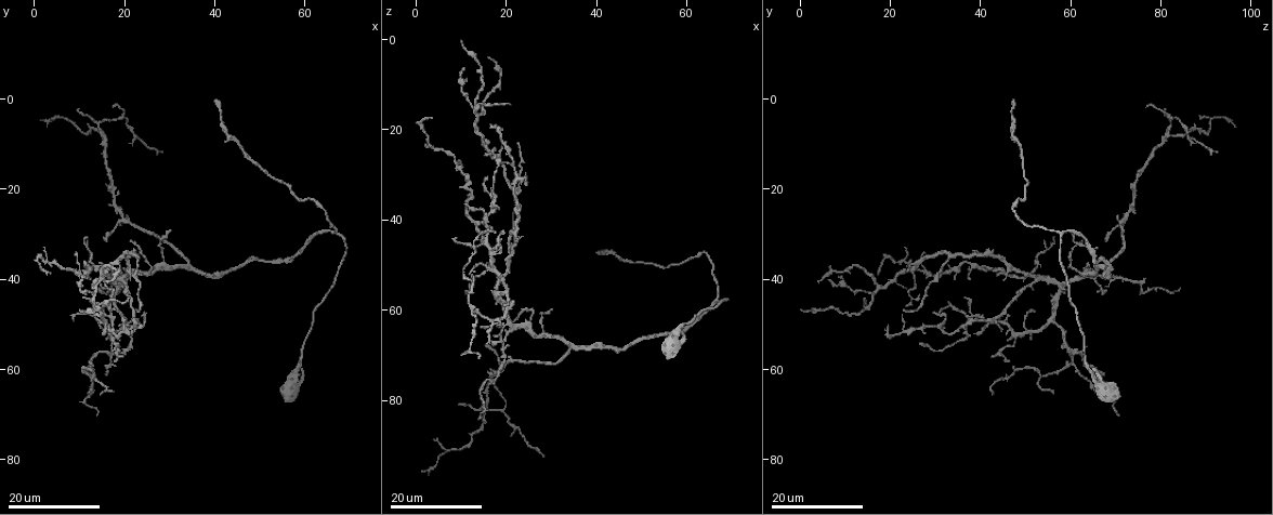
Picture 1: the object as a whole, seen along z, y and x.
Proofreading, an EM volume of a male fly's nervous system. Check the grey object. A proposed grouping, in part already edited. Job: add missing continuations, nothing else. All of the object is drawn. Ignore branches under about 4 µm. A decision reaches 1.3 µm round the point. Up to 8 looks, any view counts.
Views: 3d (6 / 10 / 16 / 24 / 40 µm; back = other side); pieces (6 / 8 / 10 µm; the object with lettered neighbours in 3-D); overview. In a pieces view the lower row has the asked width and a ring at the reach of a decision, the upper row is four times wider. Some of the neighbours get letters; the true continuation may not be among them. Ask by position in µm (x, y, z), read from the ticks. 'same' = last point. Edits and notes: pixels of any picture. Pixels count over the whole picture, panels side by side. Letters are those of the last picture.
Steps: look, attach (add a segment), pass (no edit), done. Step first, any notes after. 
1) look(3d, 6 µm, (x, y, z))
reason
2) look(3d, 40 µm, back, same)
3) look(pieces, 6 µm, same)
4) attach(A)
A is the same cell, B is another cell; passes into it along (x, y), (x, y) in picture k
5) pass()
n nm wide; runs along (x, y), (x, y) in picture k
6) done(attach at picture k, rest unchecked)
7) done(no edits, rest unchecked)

look(3d, 16 µm, (15.0, 45.5, 23.5))
branch stops here

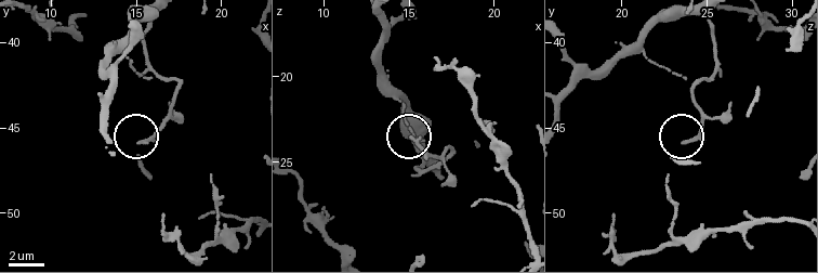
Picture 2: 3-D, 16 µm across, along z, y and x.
look(pieces, 10 µm, (15.3, 46.0, 23.7))

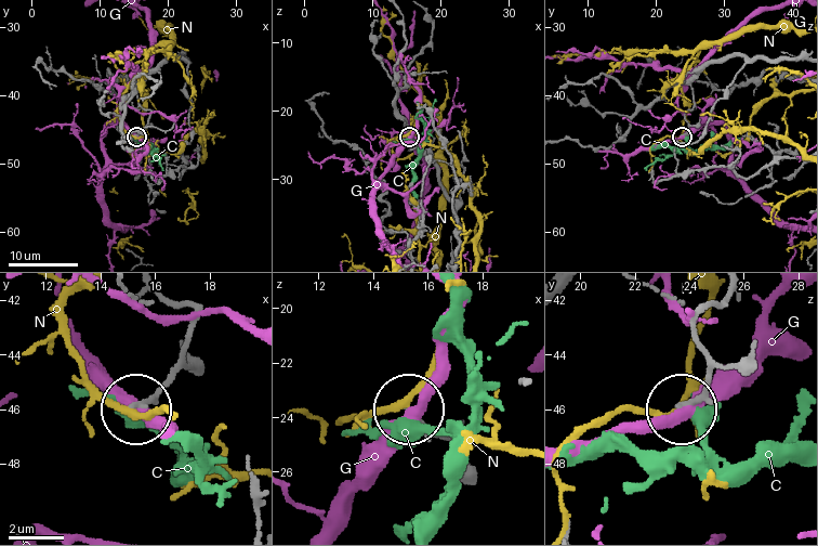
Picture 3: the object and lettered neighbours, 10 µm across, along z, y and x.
pass()
C, G and N are other cells; runs along (723, 296), (697, 316), (709, 373), (683, 405) in picture 3; no lettered segment goes on from it

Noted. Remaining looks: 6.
look(3d, 16 µm, (23.0, 47.0, 23.5))
long arm stops here

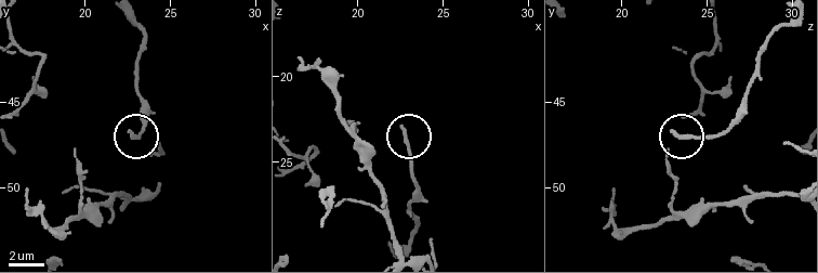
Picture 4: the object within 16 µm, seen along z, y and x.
look(pieces, 6 µm, (22.7, 46.8, 23.1))

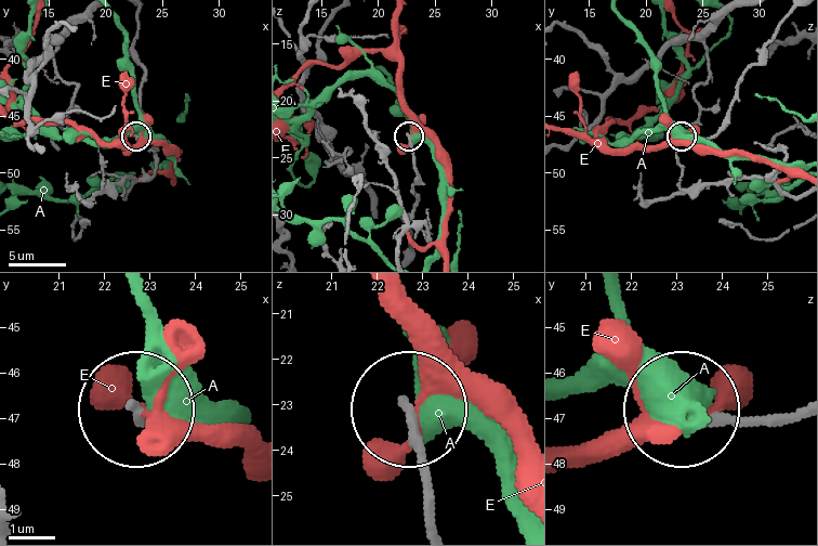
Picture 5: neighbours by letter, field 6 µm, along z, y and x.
pass()
A and E are other cells; runs along (427, 517), (412, 416) in picture 5; none of them fits

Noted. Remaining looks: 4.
look(3d, 16 µm, (10.5, 40.0, 7.0))
an open end

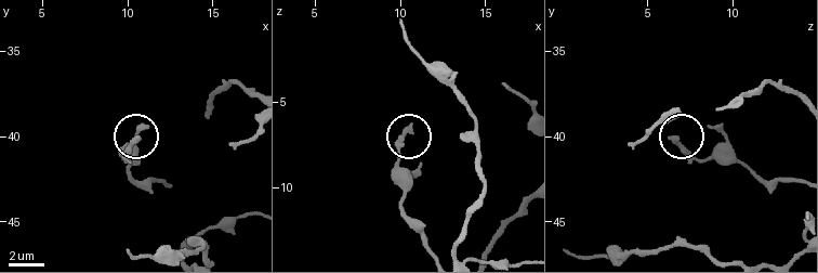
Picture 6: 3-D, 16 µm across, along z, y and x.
look(pieces, 8 µm, (10.5, 40.3, 6.5))
see the neighbours

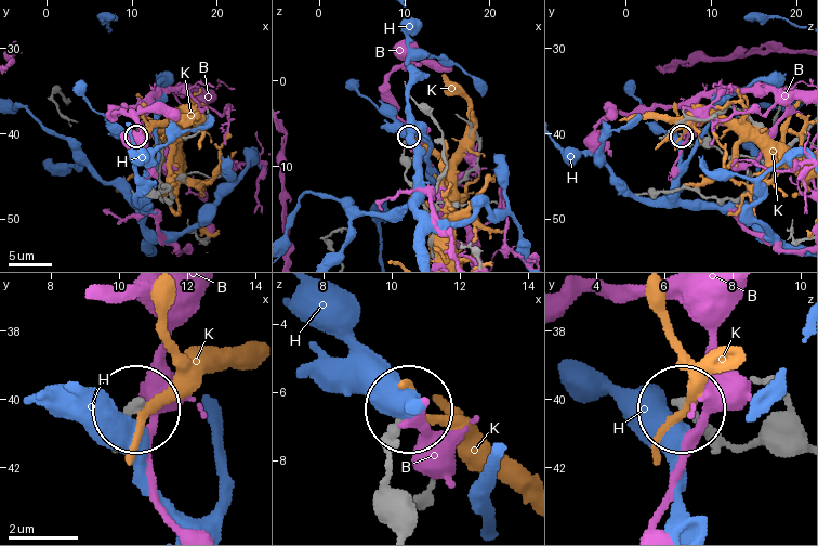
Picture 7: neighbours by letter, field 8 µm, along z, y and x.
pass()
320 nm wide; B, H and K are other cells; runs along (795, 453), (717, 442), (685, 413) in picture 7; no lettered segment goes on from it

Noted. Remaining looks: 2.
look(3d, 24 µm, (14.0, 37.0, 63.5))

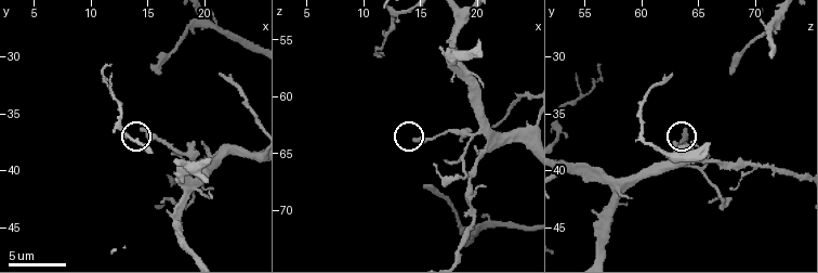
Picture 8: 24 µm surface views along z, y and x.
look(pieces, 8 µm, (14.6, 36.4, 63.8))

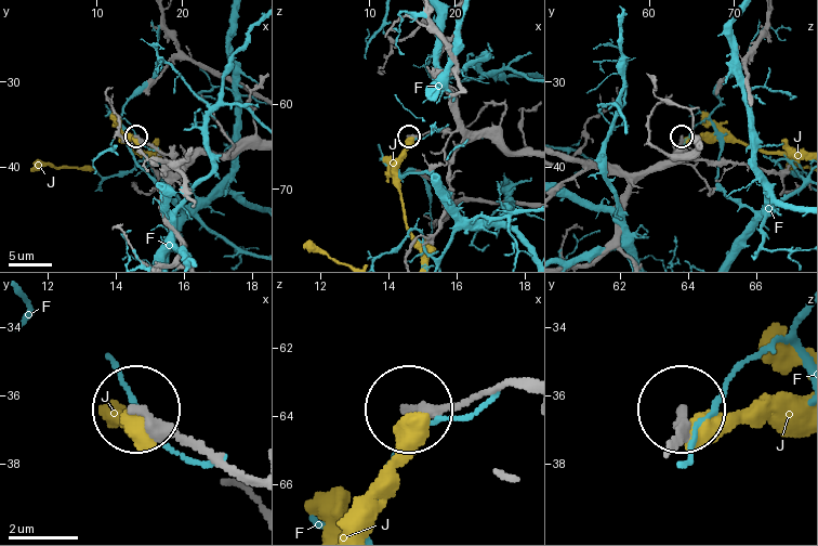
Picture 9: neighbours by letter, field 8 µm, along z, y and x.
pass()
F and J are other cells; runs along (496, 386), (411, 408) in picture 9; none of them fits

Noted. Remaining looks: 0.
done(no edits, rest unchecked)

